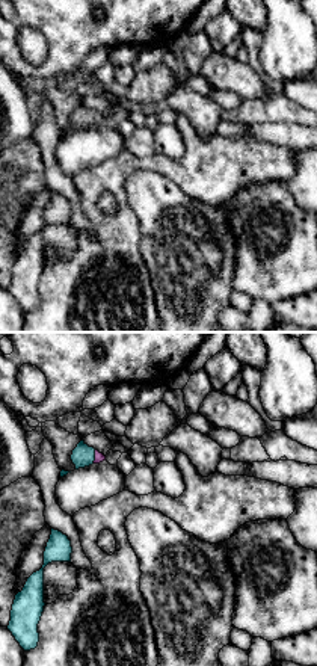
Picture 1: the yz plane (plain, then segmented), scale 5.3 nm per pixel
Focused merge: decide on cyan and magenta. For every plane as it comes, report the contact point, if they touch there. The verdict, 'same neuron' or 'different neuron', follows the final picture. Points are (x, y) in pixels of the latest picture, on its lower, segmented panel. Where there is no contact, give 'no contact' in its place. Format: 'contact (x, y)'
contact (94, 456)

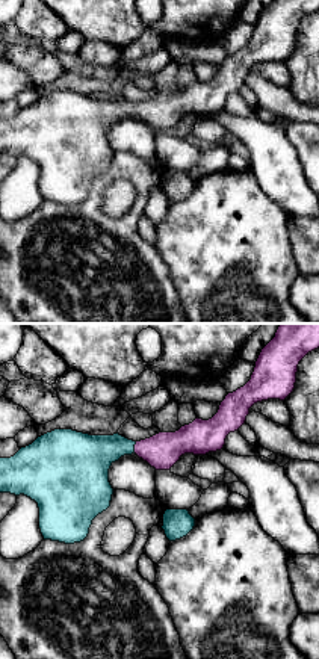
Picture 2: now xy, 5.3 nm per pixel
contact (133, 448)

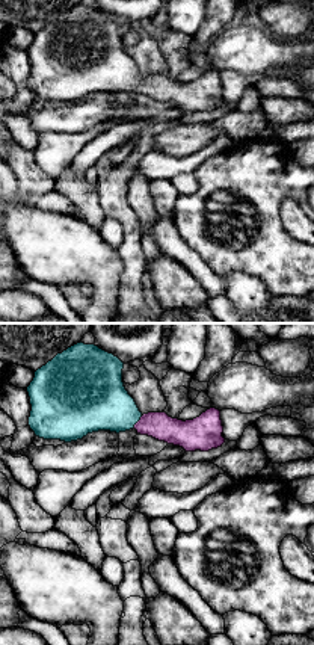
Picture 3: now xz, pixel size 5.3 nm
contact (138, 420)

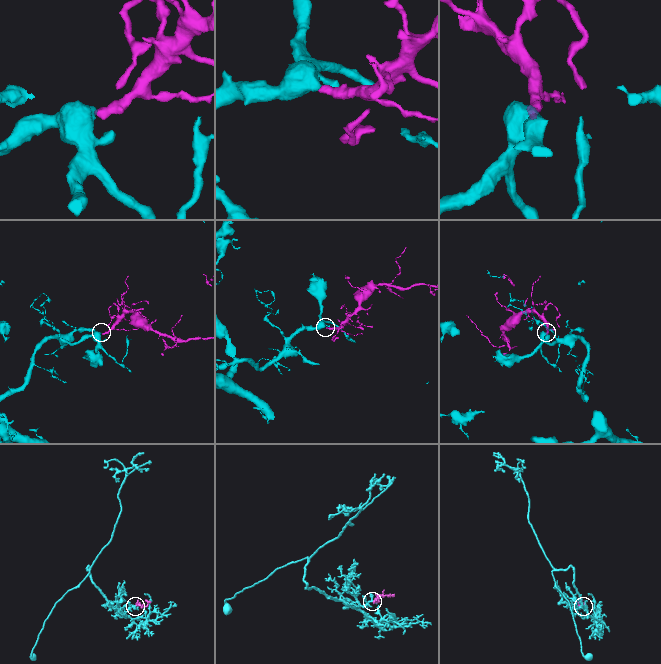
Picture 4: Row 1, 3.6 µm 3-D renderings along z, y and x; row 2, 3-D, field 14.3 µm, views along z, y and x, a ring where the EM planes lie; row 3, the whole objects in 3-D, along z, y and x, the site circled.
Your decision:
same neuron

